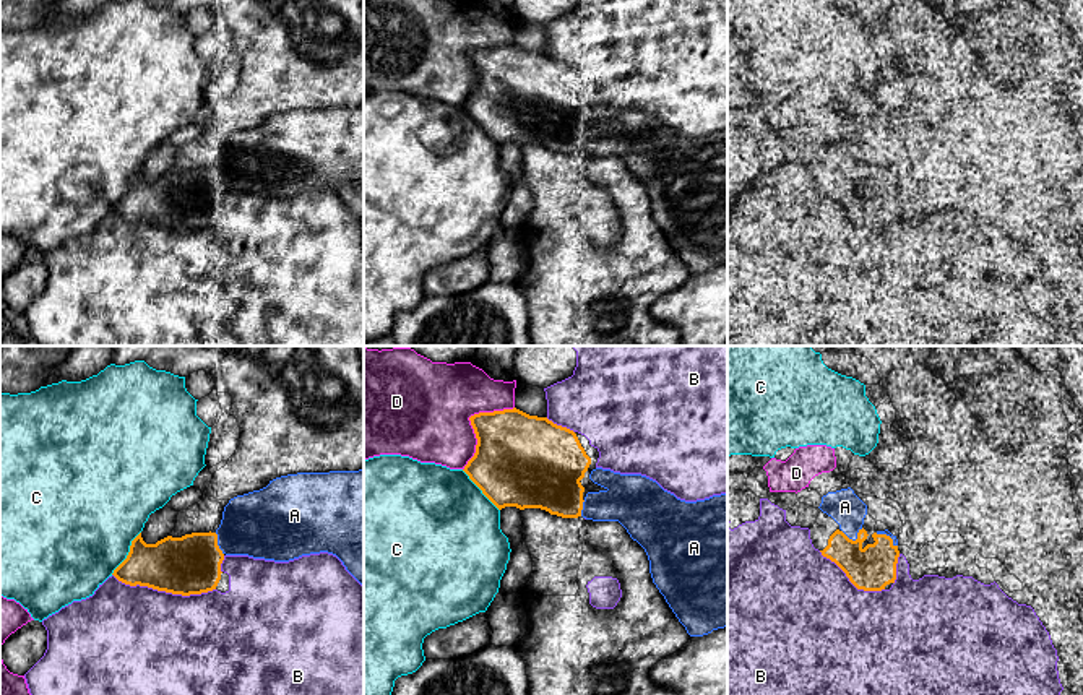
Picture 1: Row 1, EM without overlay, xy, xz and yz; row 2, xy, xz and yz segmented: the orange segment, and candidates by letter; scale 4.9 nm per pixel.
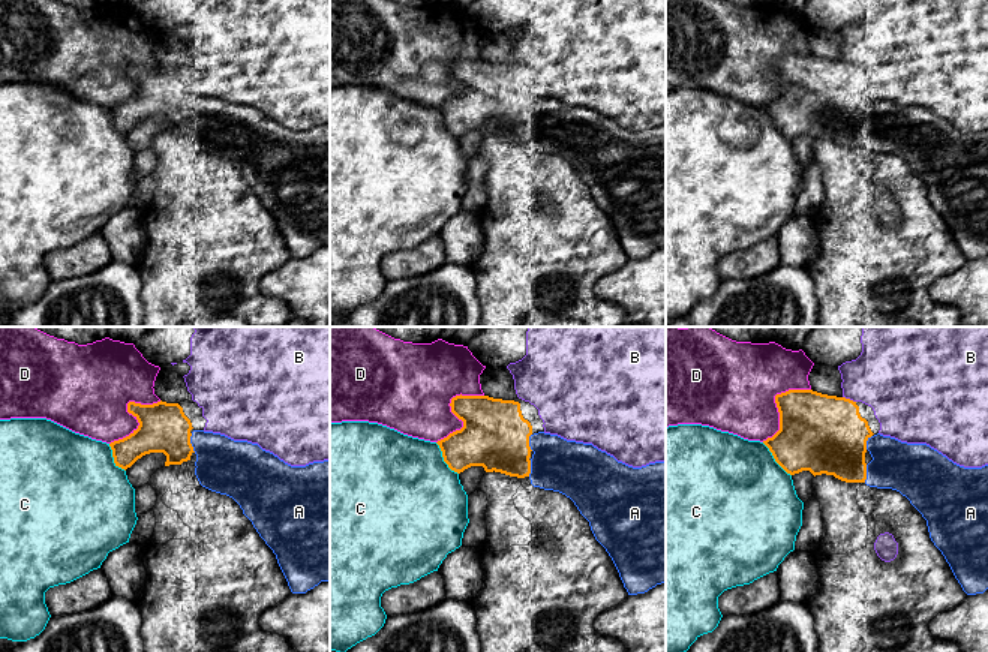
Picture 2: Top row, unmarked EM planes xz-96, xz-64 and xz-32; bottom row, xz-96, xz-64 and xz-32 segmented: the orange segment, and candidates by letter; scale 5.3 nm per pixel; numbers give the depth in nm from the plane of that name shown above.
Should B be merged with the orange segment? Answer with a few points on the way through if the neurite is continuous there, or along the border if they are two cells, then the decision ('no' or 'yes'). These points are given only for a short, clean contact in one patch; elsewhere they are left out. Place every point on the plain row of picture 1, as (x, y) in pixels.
no

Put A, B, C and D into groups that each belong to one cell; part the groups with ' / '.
A / B / C / D

